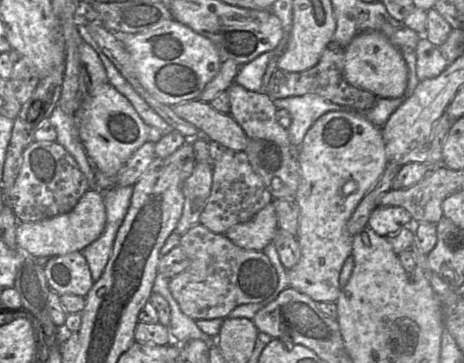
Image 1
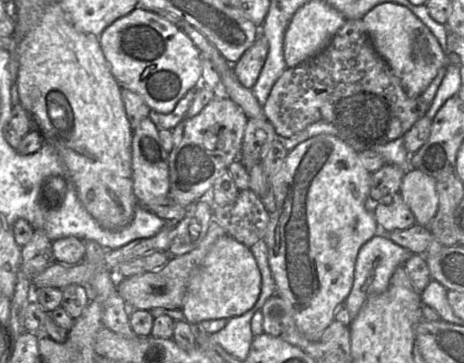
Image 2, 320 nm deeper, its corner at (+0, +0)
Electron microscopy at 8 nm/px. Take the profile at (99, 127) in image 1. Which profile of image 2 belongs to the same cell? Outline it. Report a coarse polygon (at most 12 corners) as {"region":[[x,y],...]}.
{"region":[[149,116],[133,130],[140,206],[169,192],[169,152]]}

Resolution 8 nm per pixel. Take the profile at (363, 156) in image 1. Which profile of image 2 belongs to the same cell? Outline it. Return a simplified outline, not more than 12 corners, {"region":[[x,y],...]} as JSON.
{"region":[[339,138],[289,151],[264,237],[277,293],[318,341],[381,233]]}

